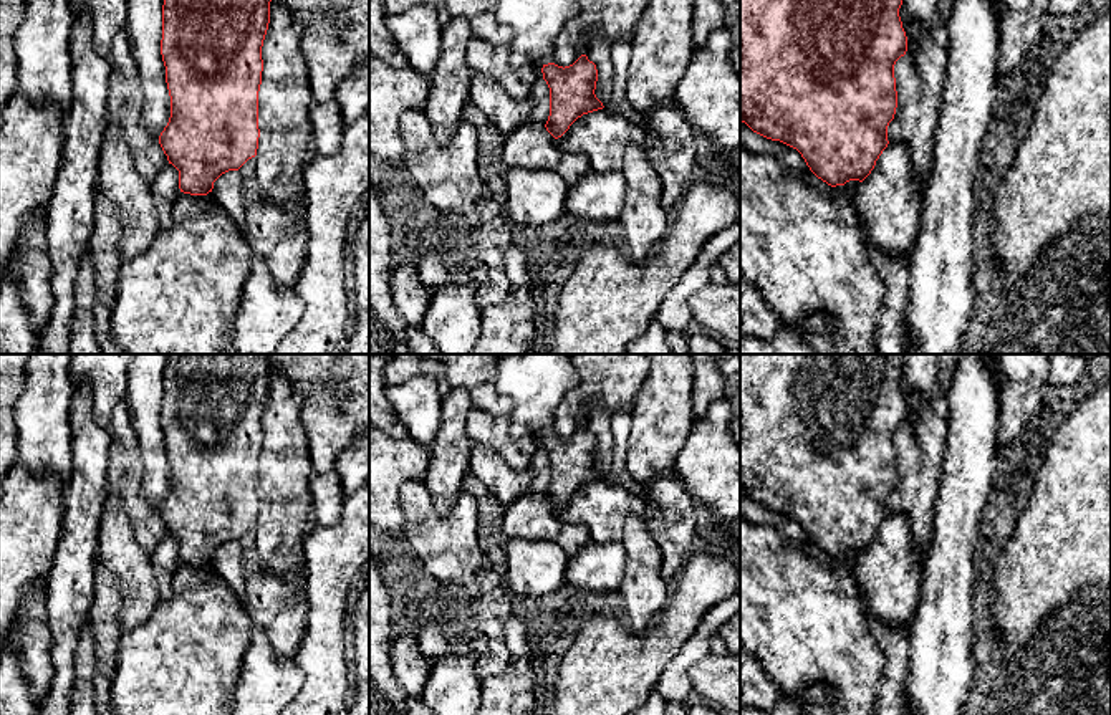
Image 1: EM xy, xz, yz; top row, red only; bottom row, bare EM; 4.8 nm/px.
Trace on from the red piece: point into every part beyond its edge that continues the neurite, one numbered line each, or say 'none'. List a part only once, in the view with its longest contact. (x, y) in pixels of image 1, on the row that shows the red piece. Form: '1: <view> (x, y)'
none

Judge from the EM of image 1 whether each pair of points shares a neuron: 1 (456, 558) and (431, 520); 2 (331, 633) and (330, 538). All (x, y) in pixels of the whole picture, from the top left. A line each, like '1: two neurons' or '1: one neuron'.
1: one neuron
2: one neuron

